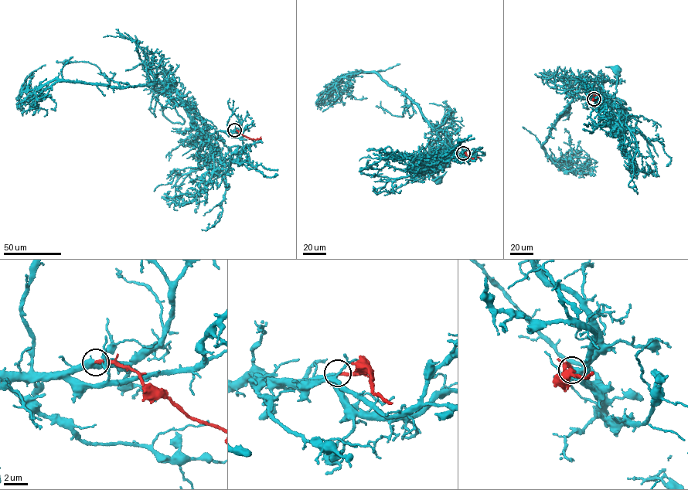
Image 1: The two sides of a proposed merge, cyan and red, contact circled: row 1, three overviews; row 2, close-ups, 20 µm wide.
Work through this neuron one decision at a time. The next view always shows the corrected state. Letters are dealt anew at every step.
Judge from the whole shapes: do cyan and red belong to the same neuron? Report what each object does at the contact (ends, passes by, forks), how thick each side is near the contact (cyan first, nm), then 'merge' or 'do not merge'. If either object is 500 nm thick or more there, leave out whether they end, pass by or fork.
cyan passes by; red ends there; 400 nm thick on the cyan side, 280 nm on the other; merge

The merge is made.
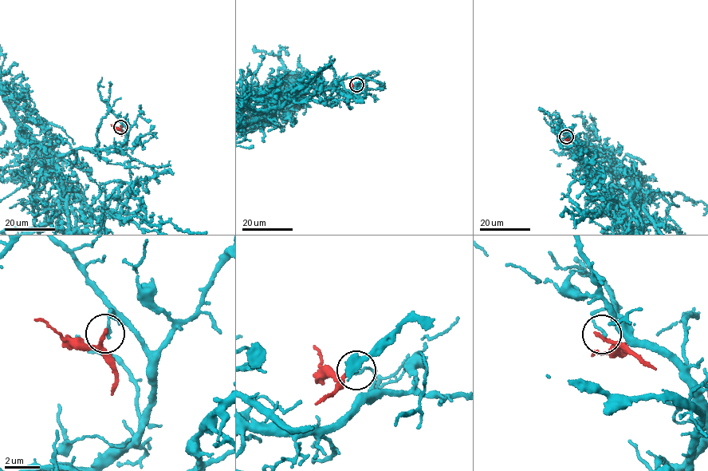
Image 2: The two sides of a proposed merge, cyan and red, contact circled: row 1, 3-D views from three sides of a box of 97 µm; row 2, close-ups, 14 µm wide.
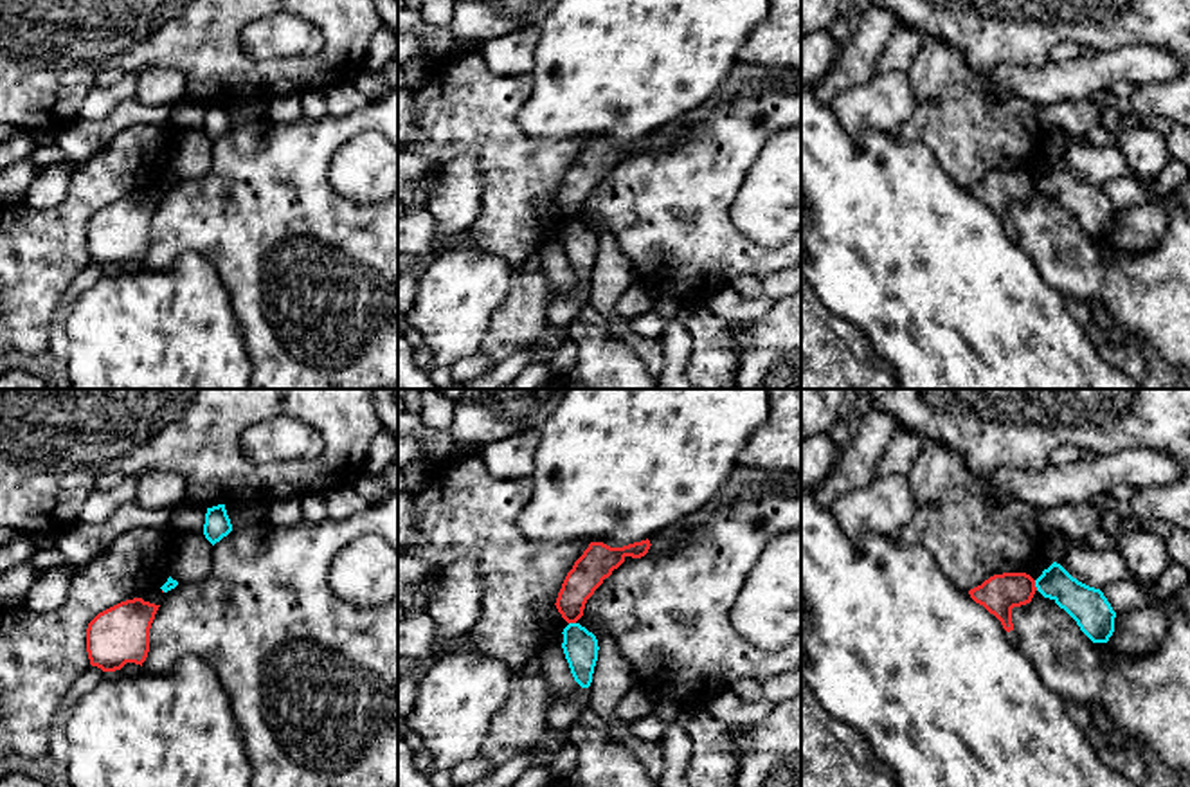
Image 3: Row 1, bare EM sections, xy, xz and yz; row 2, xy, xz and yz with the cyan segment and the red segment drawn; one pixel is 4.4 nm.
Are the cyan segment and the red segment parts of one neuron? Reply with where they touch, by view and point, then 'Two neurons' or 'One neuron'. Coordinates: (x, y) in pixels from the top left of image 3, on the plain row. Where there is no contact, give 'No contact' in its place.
Touches cyan at yz (1036, 182). Two neurons

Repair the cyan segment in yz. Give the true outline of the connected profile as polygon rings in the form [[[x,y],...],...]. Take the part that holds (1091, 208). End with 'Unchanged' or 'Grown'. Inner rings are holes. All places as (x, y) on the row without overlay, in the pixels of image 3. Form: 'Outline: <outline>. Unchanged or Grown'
Outline: [[[1057,158],[1042,167],[1035,184],[1064,205],[1093,240],[1109,238],[1116,209],[1100,185],[1078,178]]]. Unchanged

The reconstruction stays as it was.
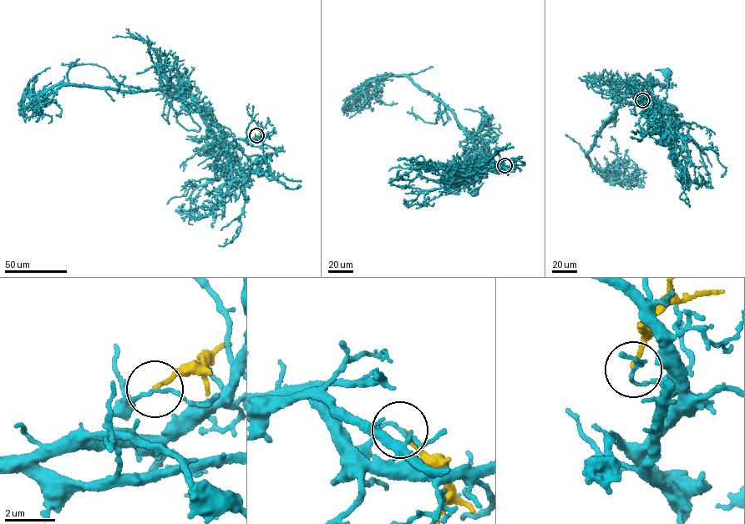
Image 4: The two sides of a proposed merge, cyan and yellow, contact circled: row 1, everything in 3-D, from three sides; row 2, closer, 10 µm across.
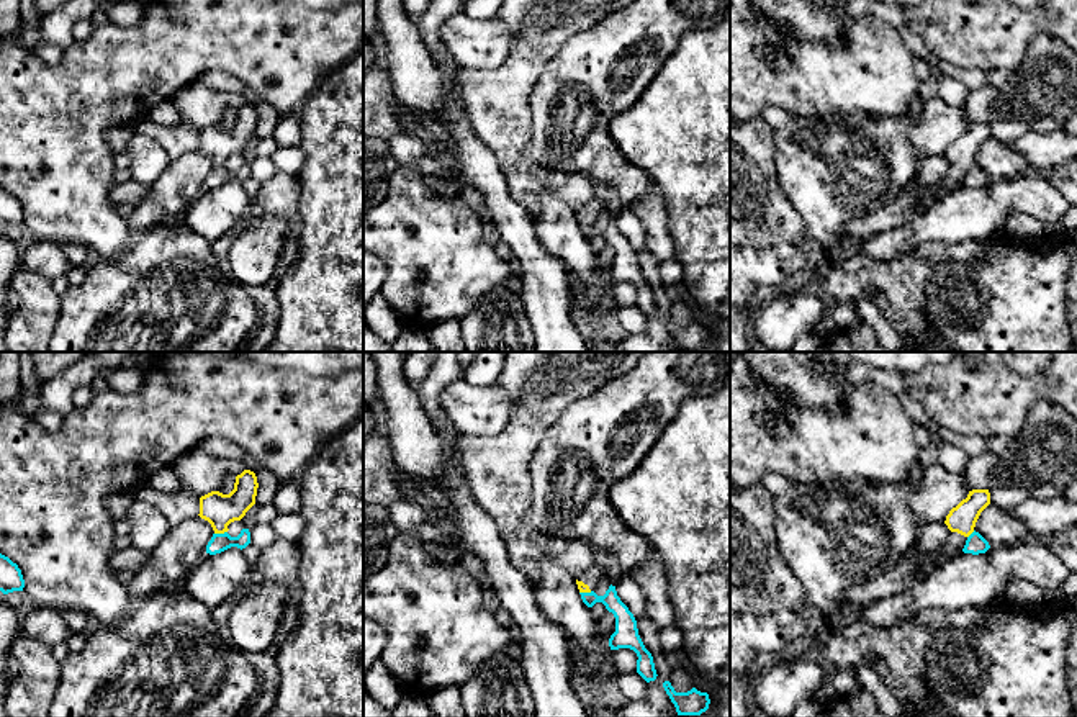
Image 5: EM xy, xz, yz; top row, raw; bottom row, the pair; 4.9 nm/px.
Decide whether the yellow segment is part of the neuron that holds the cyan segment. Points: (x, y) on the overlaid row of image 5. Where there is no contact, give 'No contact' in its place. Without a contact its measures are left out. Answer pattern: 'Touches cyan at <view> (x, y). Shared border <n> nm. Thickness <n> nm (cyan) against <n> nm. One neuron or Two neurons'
Touches cyan at xy (220, 534). Shared border 70 nm. Thickness 90 nm (cyan) against 160 nm. Two neurons

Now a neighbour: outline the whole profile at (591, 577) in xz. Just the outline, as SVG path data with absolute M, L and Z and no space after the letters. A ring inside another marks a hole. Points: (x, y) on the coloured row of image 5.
M597 561L576 576L576 584L578 584L579 593L596 591L602 578L604 578L604 568Z

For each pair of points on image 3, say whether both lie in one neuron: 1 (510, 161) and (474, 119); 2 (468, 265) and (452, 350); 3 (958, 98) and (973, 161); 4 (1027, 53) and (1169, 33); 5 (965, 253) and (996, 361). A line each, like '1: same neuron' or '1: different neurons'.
1: same neuron
2: same neuron
3: same neuron
4: same neuron
5: same neuron

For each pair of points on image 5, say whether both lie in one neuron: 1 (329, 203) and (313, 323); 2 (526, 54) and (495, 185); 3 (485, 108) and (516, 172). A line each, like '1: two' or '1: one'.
1: one
2: two
3: one

